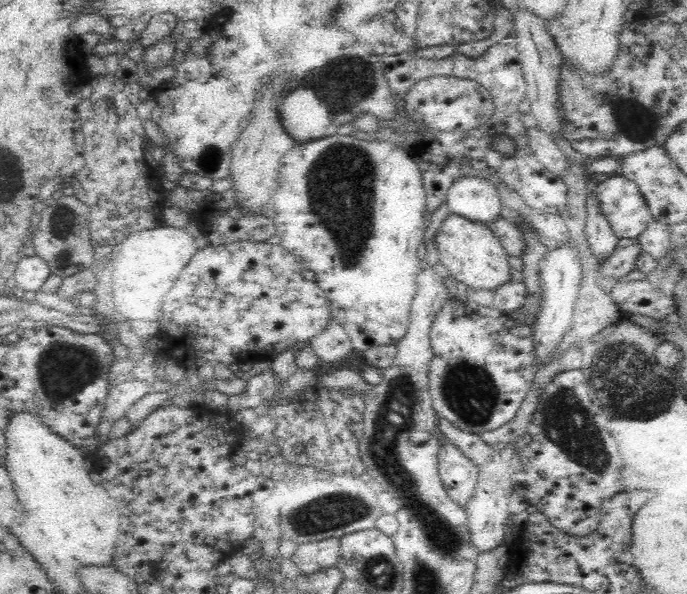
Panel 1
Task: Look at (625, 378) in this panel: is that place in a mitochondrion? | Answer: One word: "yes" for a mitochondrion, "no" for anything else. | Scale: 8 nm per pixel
yes

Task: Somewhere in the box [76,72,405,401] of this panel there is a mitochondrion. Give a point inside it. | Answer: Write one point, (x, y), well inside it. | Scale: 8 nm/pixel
(340, 183)

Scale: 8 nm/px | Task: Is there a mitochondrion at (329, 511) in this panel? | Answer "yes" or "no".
yes

